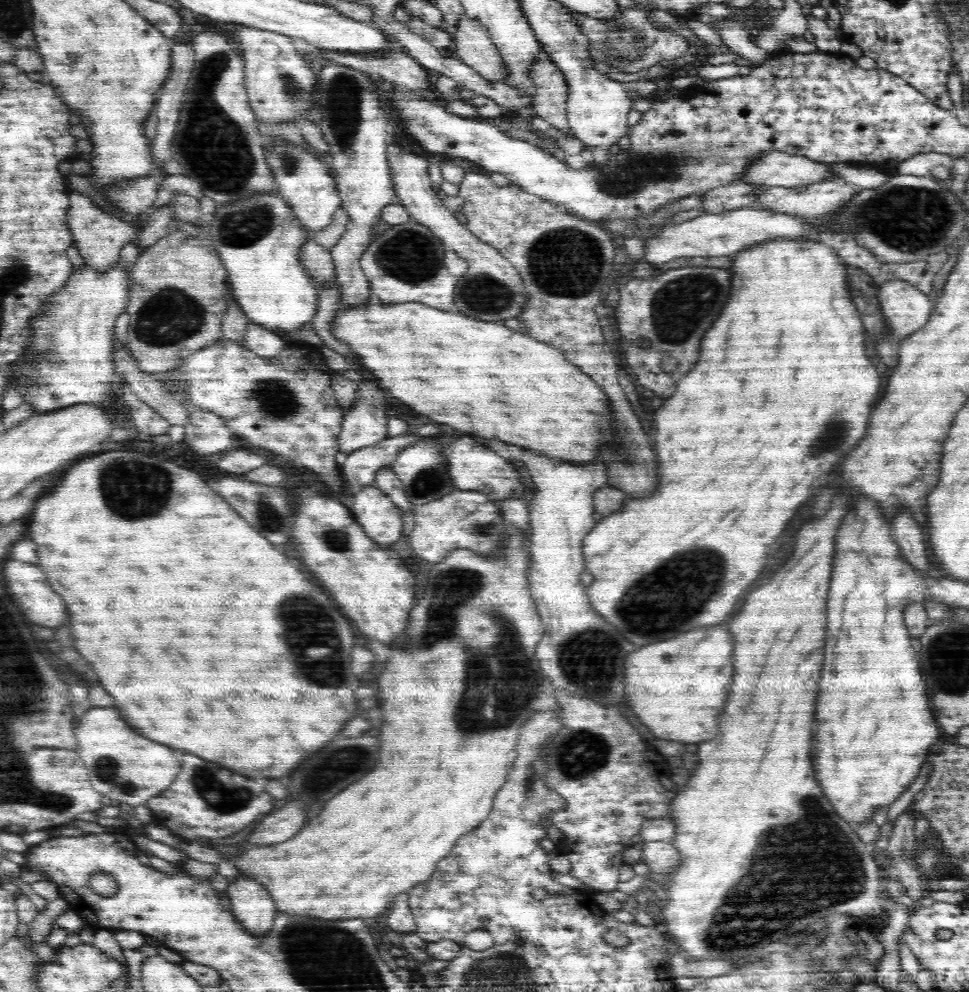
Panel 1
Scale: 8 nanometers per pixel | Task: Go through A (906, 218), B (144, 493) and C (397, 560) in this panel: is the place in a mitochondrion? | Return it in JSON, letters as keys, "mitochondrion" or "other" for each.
{"A":"mitochondrion","B":"mitochondrion","C":"other"}

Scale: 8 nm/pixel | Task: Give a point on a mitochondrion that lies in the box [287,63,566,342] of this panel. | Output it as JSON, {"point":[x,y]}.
{"point":[410,256]}

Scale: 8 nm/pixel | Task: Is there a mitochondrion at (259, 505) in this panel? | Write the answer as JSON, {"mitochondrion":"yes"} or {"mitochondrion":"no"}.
{"mitochondrion":"yes"}

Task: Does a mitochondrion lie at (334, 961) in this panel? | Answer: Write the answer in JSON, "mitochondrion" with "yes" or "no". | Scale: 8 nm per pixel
{"mitochondrion":"yes"}

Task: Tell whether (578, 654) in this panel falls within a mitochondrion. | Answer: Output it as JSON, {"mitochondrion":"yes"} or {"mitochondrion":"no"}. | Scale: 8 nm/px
{"mitochondrion":"yes"}

